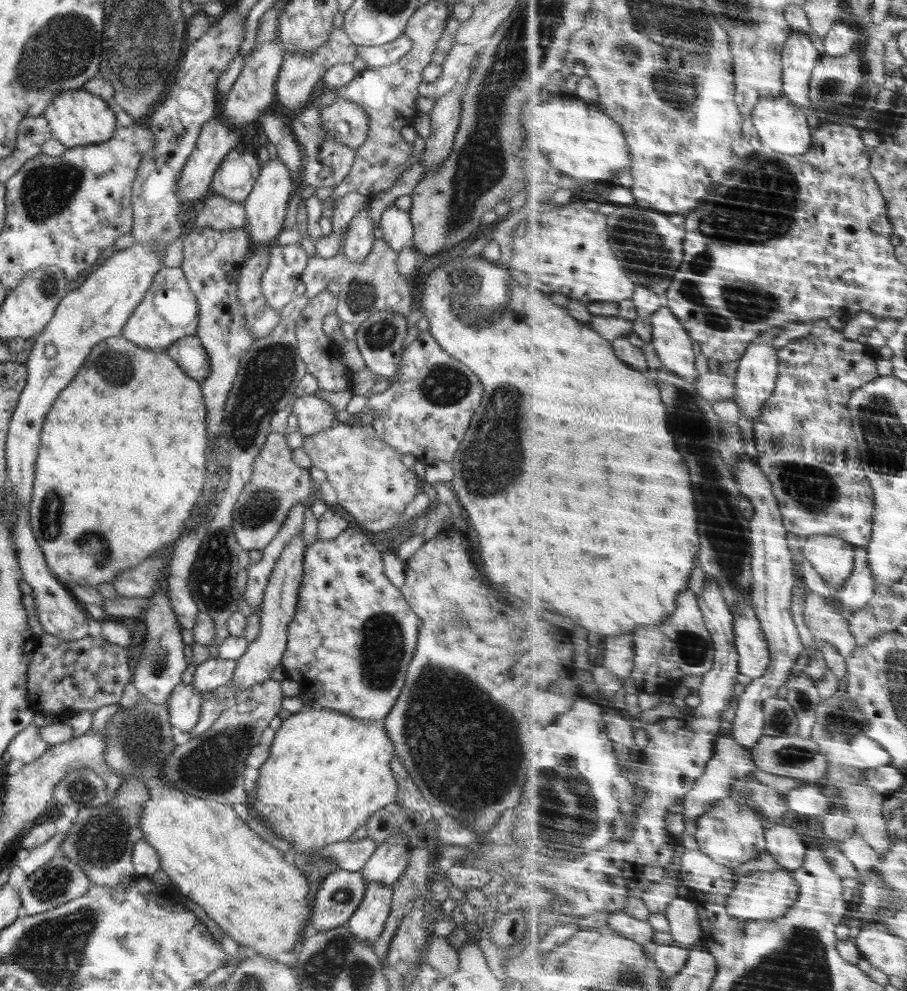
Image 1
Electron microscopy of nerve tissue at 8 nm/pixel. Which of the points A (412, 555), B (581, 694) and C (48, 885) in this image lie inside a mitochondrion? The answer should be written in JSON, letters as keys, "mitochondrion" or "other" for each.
{"A":"other","B":"other","C":"mitochondrion"}

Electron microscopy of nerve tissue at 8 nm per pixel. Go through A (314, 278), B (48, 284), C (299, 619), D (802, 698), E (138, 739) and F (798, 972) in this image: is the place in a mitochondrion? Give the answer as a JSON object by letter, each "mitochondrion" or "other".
{"A":"other","B":"mitochondrion","C":"other","D":"mitochondrion","E":"mitochondrion","F":"mitochondrion"}

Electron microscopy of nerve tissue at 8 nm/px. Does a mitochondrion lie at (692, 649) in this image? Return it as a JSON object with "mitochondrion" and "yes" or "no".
{"mitochondrion":"yes"}

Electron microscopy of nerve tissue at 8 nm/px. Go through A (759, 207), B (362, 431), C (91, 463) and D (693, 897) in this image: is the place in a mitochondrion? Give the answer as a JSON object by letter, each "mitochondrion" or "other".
{"A":"mitochondrion","B":"other","C":"other","D":"other"}

